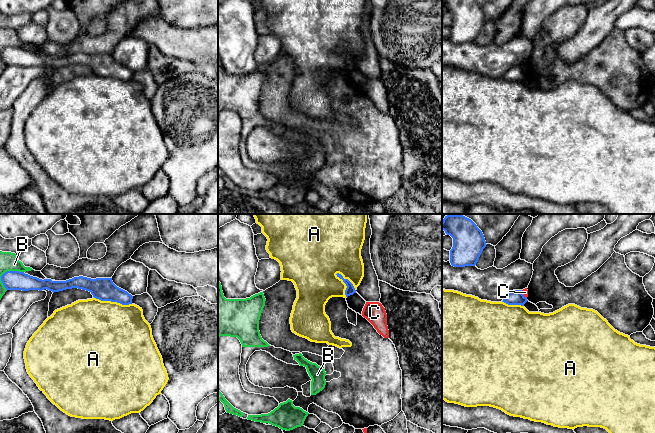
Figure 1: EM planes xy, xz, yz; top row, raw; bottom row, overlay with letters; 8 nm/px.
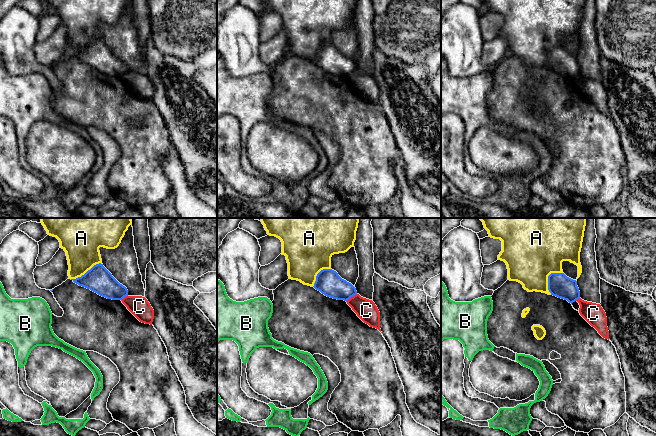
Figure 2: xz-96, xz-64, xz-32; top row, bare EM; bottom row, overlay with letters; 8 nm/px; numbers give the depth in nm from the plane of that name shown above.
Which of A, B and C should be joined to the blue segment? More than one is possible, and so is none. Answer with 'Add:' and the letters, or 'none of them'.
Add: none of them

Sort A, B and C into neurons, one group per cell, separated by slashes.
A / B / C

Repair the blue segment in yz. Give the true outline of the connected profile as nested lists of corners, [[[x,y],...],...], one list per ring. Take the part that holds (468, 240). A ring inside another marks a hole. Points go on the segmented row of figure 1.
[[[447,215],[442,221],[442,230],[453,238],[450,263],[454,267],[475,266],[486,247],[482,231],[463,215]]]

